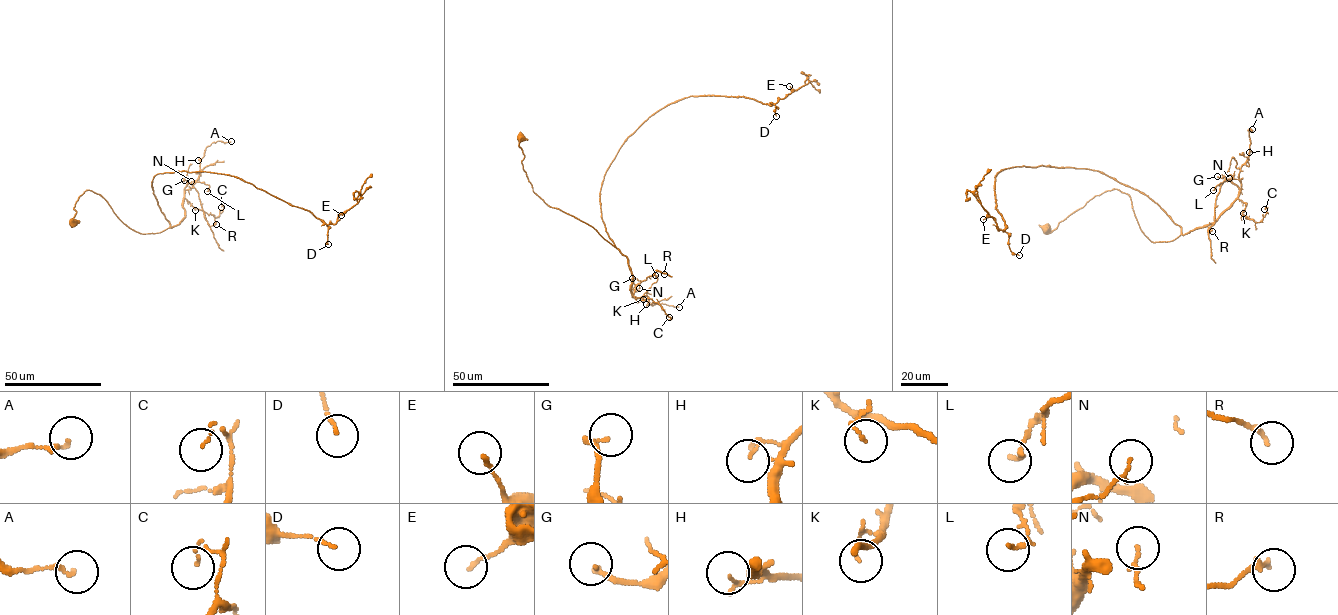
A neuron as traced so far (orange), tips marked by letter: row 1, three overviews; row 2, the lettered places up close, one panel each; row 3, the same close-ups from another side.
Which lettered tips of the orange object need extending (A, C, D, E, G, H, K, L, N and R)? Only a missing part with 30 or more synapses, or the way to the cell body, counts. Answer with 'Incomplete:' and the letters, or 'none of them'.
Incomplete: none of them

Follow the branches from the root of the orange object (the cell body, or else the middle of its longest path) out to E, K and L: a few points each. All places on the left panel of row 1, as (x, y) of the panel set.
E: (73, 222), (90, 190), (129, 228), (161, 232), (152, 179), (182, 171), (239, 178), (327, 224), (341, 215)
K: (73, 222), (75, 204), (88, 190), (142, 234), (176, 226), (184, 216), (184, 198), (195, 210)
L: (73, 222), (75, 202), (90, 190), (129, 228), (158, 233), (183, 218), (185, 190), (203, 182), (207, 191)

